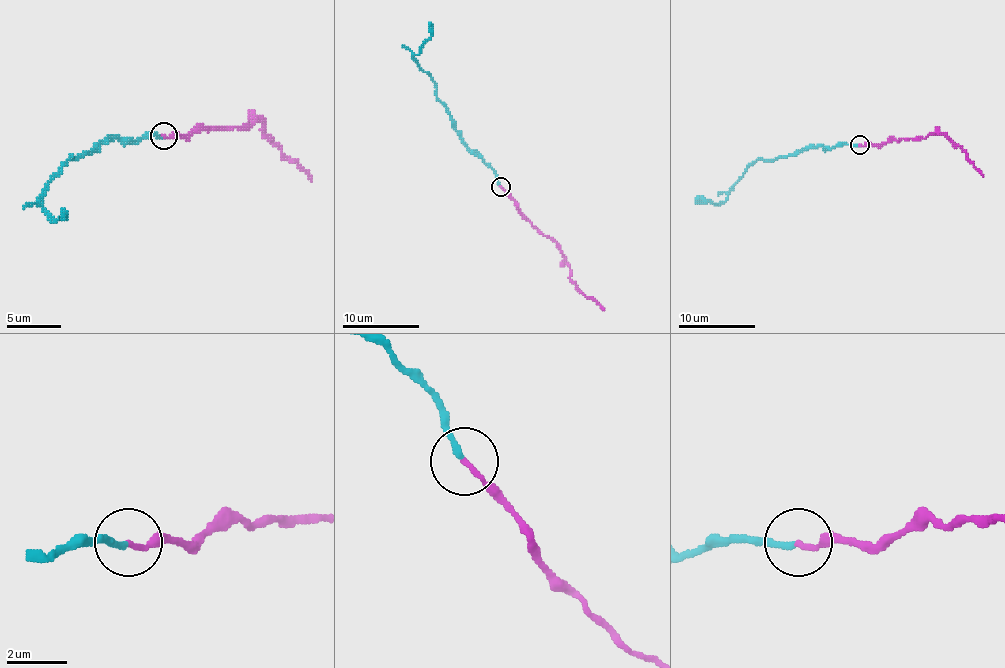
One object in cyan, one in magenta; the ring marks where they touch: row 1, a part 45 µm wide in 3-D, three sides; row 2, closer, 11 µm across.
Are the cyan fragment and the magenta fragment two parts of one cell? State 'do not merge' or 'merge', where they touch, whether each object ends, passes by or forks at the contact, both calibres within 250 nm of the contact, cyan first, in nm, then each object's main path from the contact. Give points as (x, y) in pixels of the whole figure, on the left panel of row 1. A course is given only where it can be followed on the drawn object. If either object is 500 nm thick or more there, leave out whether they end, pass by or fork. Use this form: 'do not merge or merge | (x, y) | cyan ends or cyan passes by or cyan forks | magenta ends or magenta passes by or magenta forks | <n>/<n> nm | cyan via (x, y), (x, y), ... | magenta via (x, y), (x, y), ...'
do not merge | (164, 136) | cyan ends | magenta ends | 190/160 nm | cyan via (164, 135), (132, 140), (110, 138), (72, 157), (39, 200), (50, 216), (59, 219), (64, 214), (61, 211) | magenta via (164, 135), (175, 138), (205, 130), (243, 127), (260, 119), (270, 140), (311, 181)

